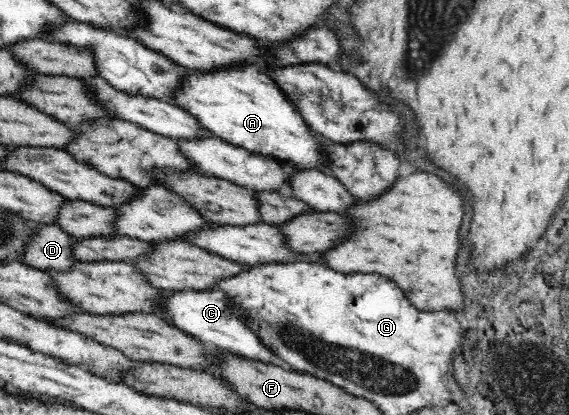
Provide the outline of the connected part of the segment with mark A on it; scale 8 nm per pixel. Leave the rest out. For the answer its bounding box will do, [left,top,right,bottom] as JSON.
[173,65,329,172]

